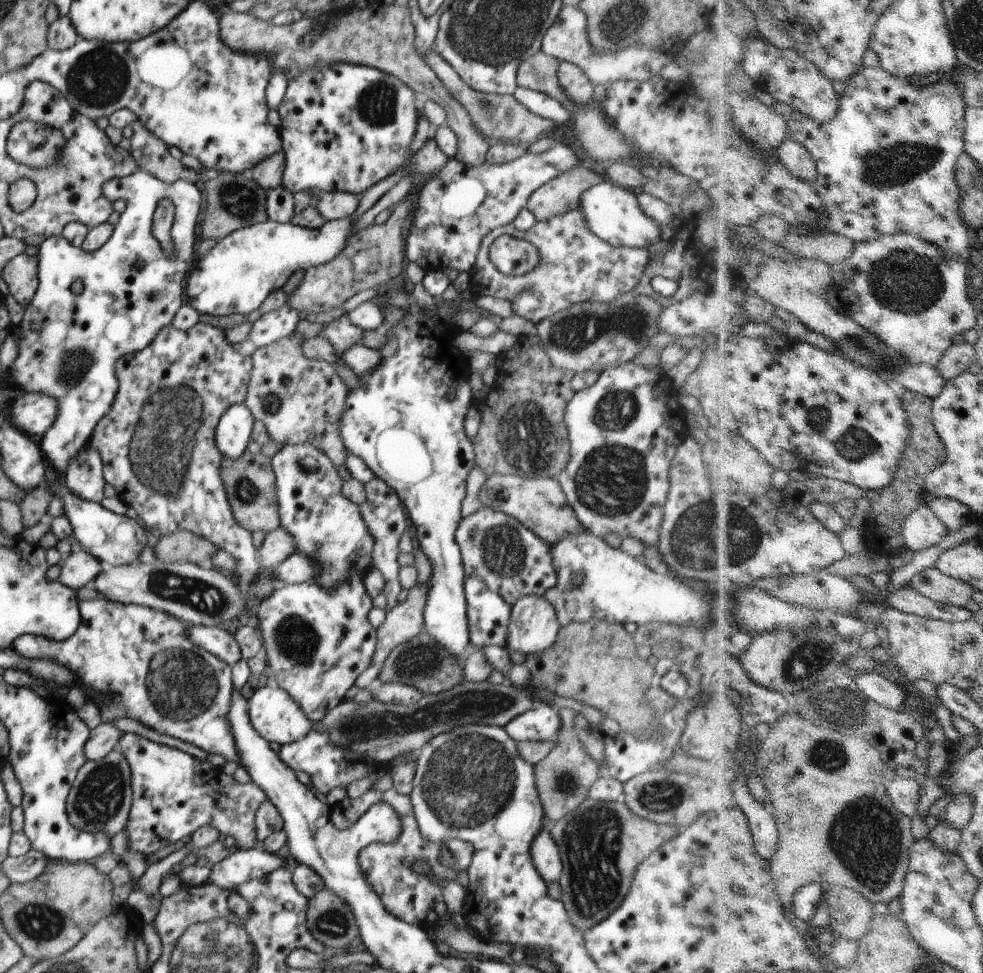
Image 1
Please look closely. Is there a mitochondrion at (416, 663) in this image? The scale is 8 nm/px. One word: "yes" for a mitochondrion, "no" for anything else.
yes

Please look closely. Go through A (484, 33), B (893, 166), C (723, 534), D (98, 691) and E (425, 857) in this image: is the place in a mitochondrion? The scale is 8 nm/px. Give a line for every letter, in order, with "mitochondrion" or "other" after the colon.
A: mitochondrion
B: mitochondrion
C: mitochondrion
D: other
E: other

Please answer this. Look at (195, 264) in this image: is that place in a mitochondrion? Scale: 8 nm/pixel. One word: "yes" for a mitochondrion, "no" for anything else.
no

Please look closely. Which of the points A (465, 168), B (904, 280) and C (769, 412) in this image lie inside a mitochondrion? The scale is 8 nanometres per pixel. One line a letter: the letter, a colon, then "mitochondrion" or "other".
A: other
B: mitochondrion
C: other

